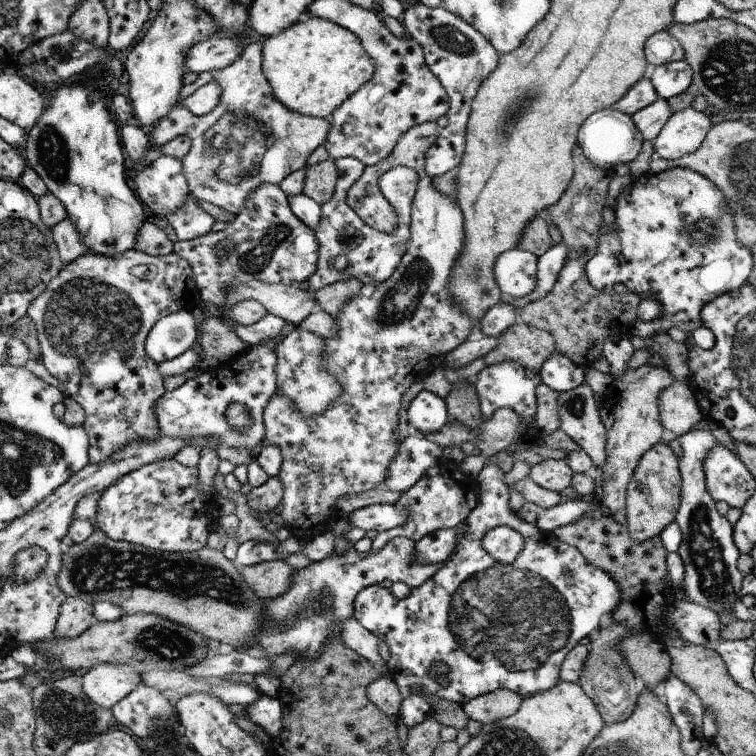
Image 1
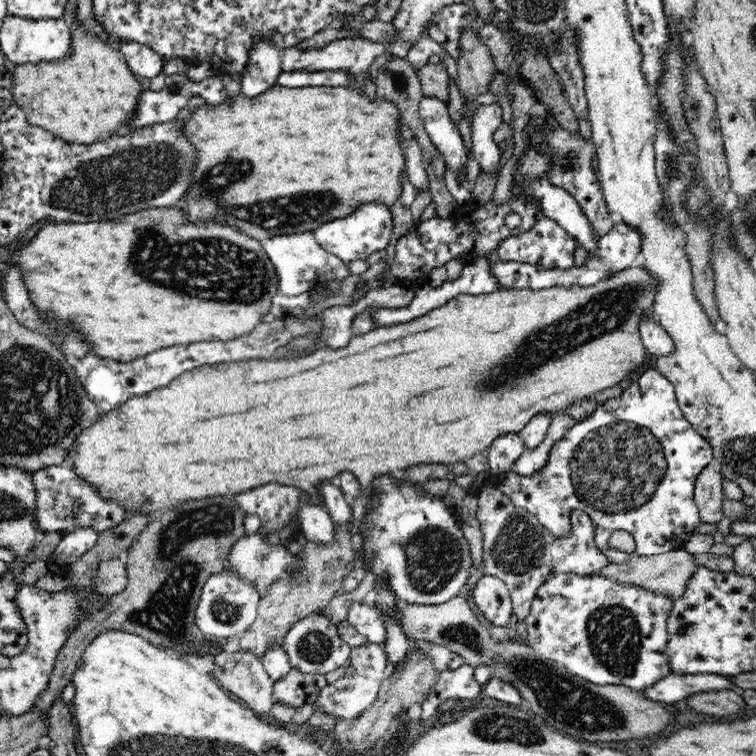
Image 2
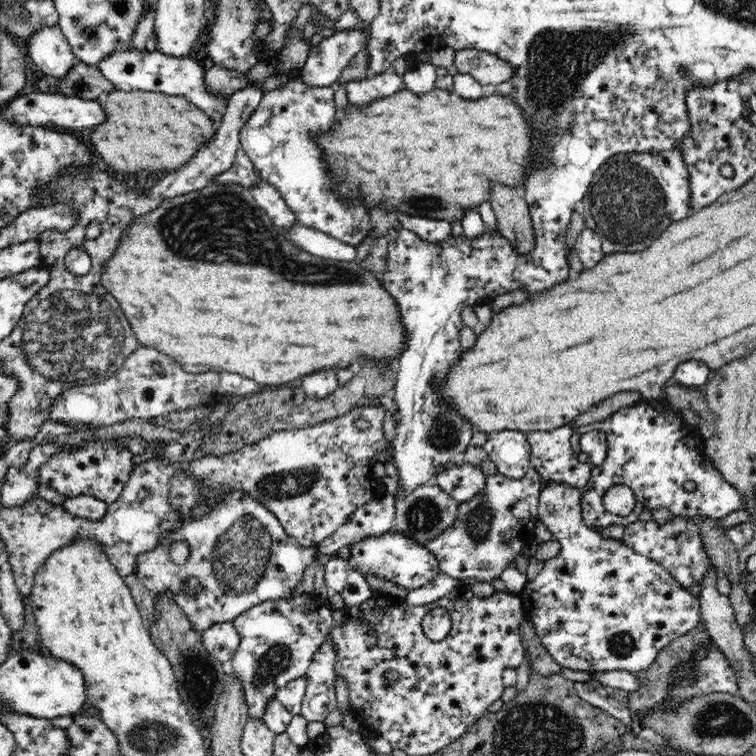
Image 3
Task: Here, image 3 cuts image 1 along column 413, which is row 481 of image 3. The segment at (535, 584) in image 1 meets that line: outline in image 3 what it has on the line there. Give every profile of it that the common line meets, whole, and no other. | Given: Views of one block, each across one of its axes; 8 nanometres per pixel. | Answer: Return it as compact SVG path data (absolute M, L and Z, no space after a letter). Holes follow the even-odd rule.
M641 400L633 406L622 408L600 422L574 428L570 446L574 455L581 452L580 439L591 430L606 434L607 458L600 465L592 466L591 478L581 488L582 519L590 529L597 529L613 524L631 525L638 520L644 509L668 508L676 516L708 517L720 519L731 512L743 508L744 499L734 486L726 482L719 474L705 453L705 439L697 427L684 421L680 410L667 402ZM692 480L696 488L692 492L684 489L684 482ZM616 484L629 486L636 497L636 504L628 516L618 516L605 509L604 493Z

